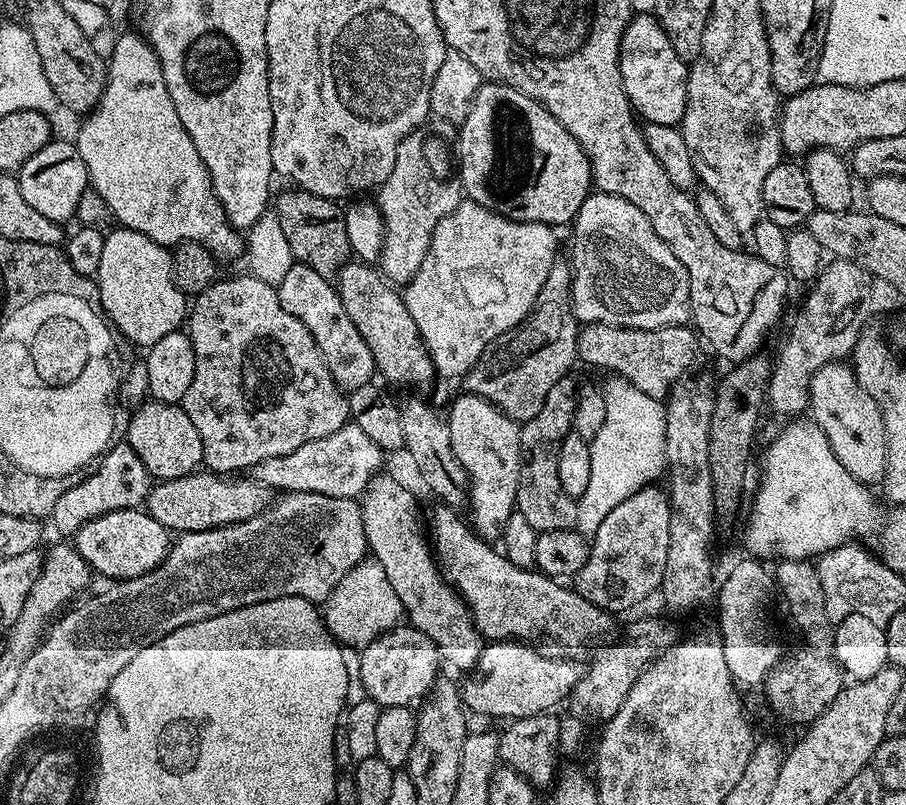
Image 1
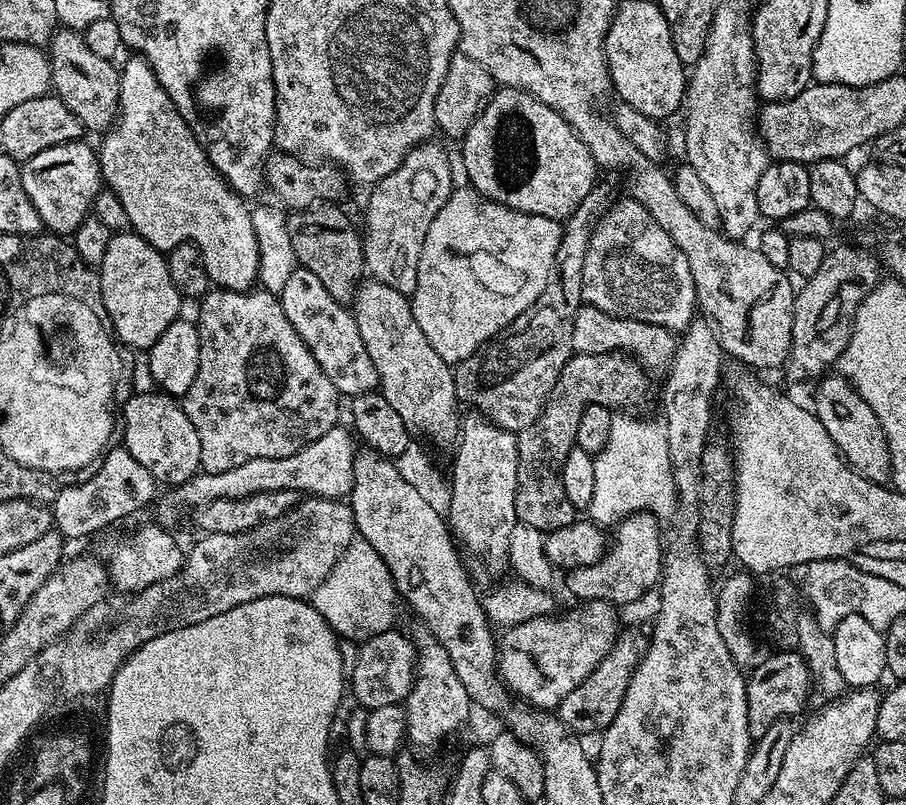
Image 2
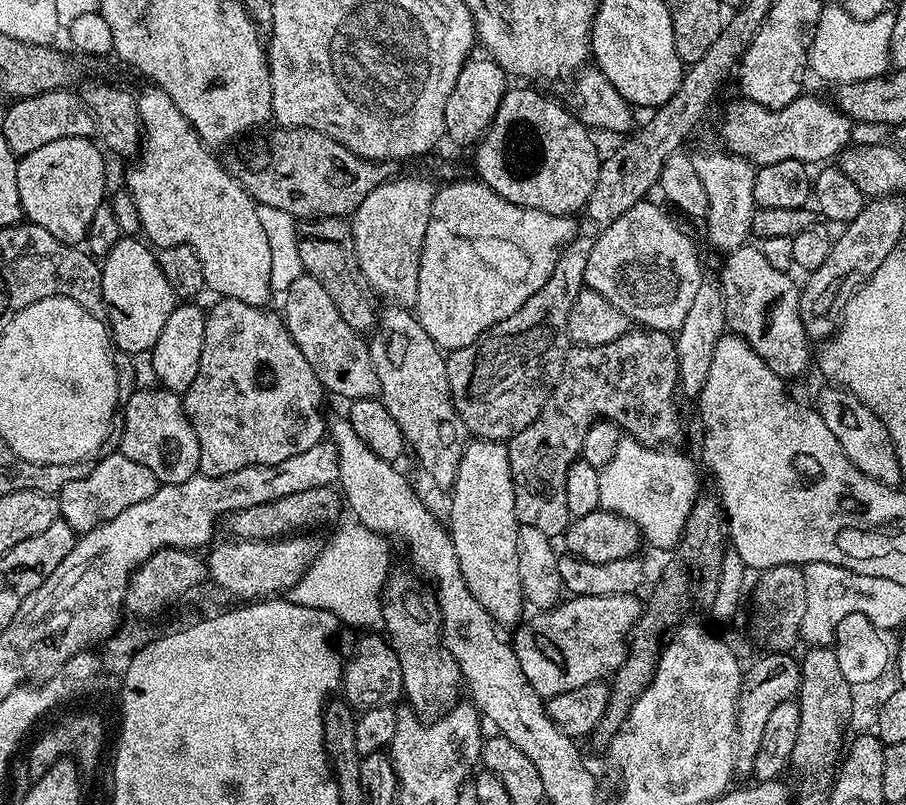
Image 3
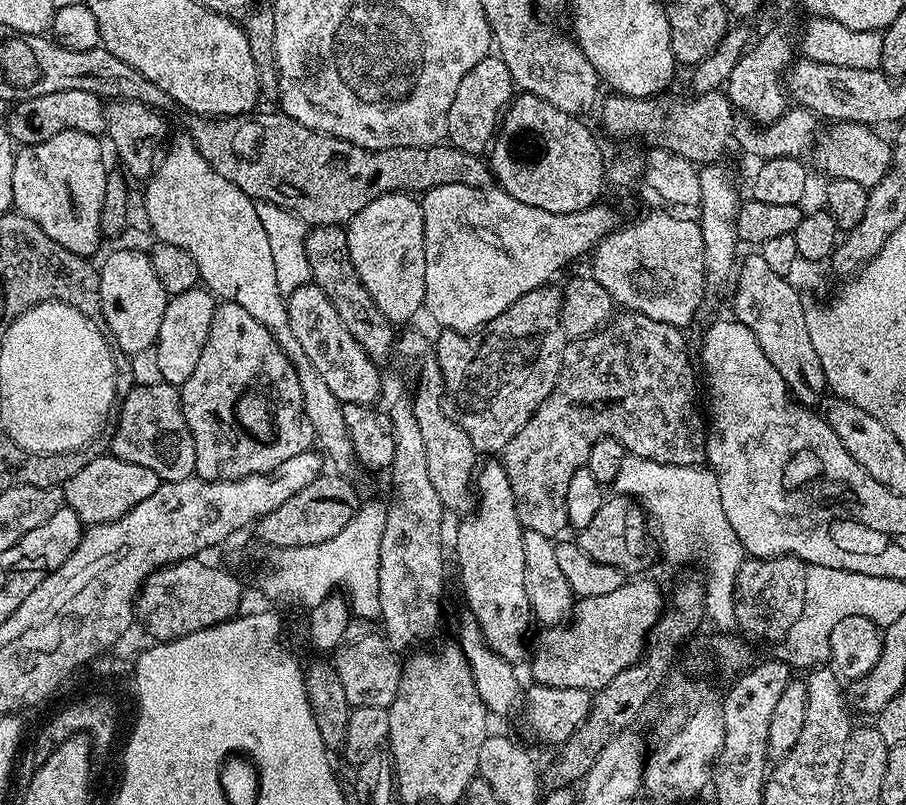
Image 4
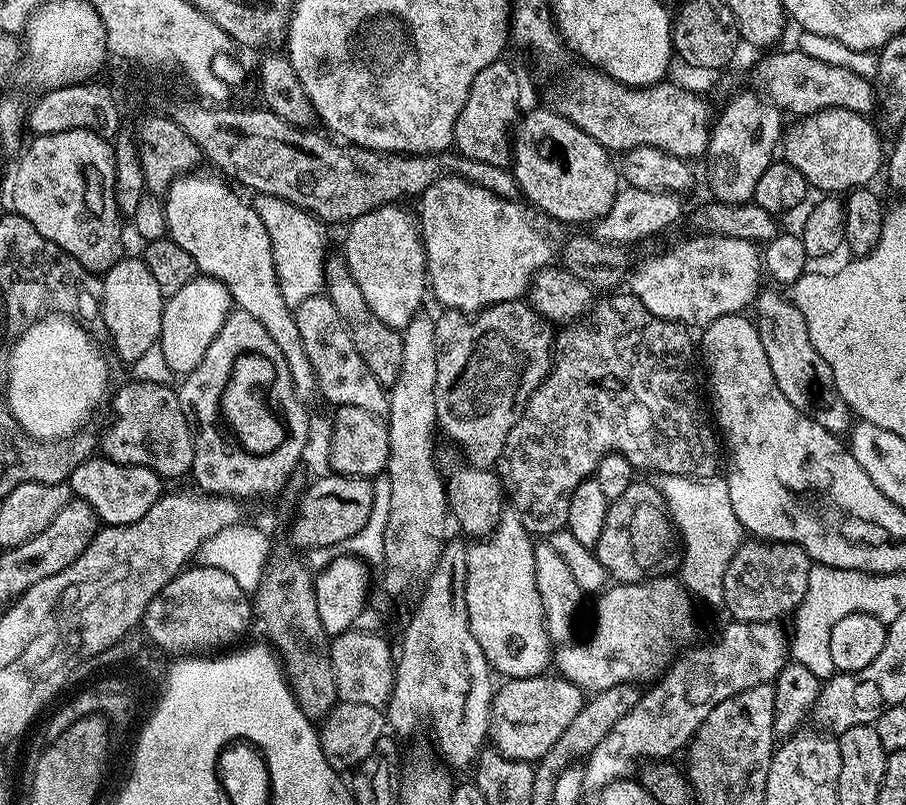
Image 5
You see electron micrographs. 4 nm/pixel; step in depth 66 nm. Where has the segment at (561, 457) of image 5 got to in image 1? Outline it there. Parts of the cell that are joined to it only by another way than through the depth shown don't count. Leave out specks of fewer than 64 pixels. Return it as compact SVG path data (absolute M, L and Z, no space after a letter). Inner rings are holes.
M572 378L559 380L554 386L554 390L550 390L546 402L542 402L542 410L538 410L538 414L534 414L534 418L523 421L520 429L522 463L520 477L518 478L518 490L516 491L515 511L520 512L522 518L526 518L526 522L530 522L530 526L534 526L534 530L538 534L550 530L575 529L576 527L576 519L579 514L577 501L568 496L566 490L562 490L562 482L558 482L558 450L560 449L560 443L572 431L572 419L576 409L577 395L578 384L575 384Z

